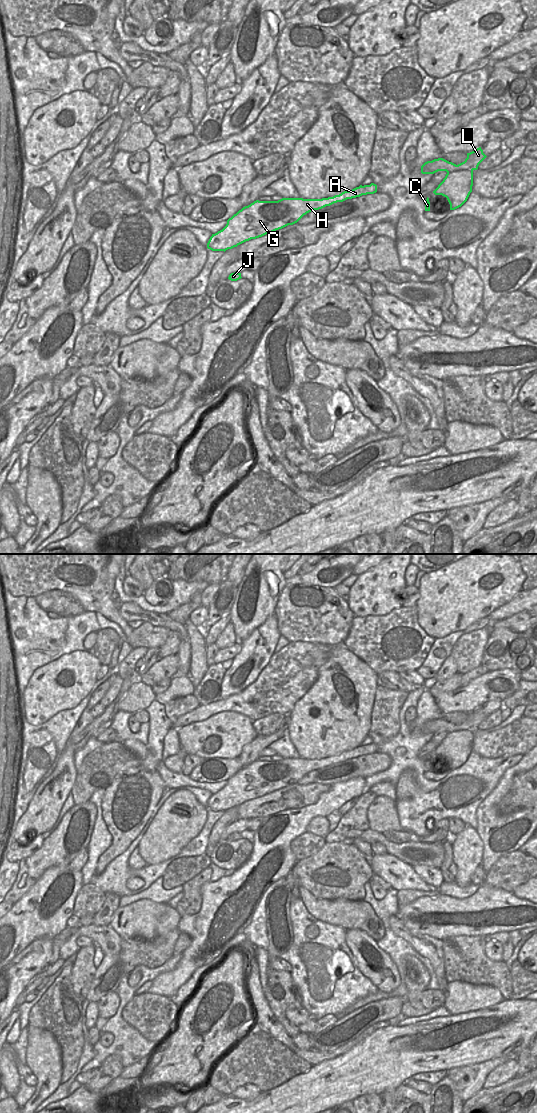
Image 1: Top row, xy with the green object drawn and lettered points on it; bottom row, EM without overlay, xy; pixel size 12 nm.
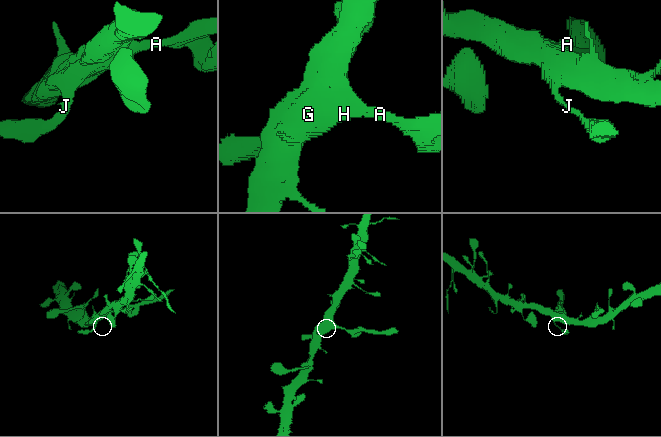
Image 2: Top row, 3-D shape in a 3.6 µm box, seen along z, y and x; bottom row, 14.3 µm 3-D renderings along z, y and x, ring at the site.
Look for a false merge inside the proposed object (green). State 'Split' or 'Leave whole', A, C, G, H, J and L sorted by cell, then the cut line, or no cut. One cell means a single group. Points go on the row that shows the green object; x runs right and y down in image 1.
Split. Groups: A G H J / C L. Split along xy (370, 185), (366, 193)

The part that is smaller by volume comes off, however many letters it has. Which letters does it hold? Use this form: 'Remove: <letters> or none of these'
Remove: C, L

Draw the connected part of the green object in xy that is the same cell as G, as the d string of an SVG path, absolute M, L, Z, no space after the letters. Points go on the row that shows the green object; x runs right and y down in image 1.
M370 185L322 199L282 198L278 201L256 200L227 220L226 226L210 237L207 248L226 251L238 245L297 223L304 215L347 199L367 195Z

